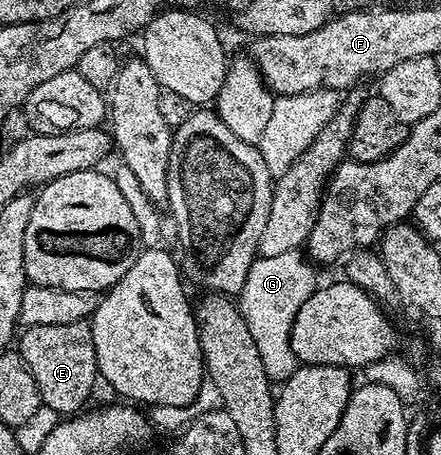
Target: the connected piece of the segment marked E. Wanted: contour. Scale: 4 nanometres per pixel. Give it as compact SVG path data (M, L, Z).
M88 322L27 327L19 335L18 353L26 368L30 368L34 384L38 384L41 403L51 408L57 416L72 416L87 407L84 405L98 383L94 336Z

